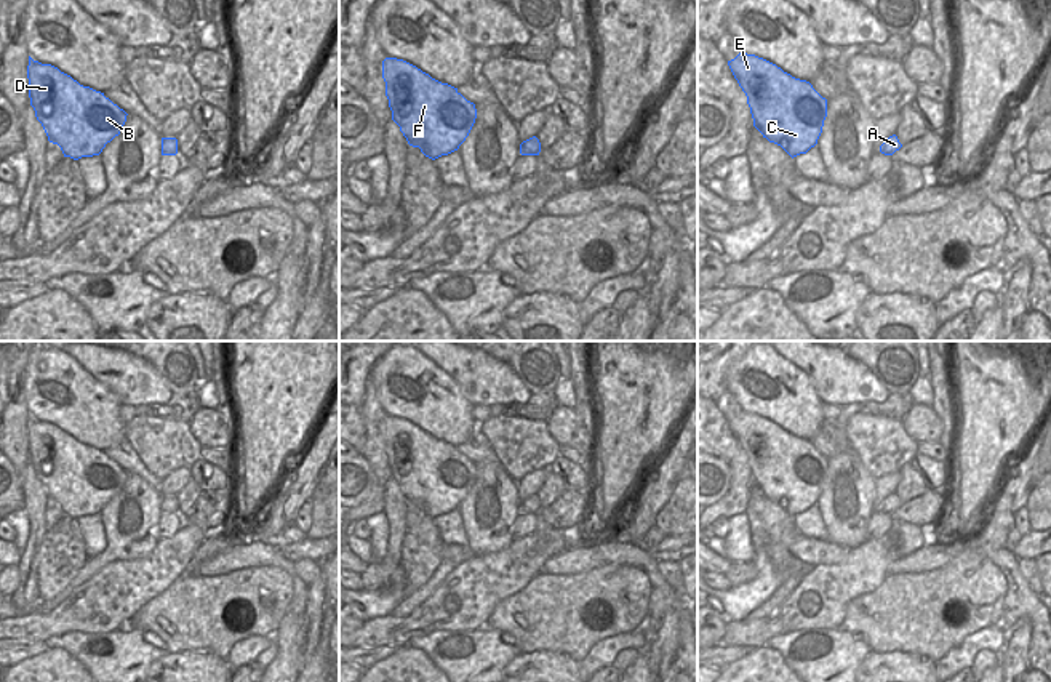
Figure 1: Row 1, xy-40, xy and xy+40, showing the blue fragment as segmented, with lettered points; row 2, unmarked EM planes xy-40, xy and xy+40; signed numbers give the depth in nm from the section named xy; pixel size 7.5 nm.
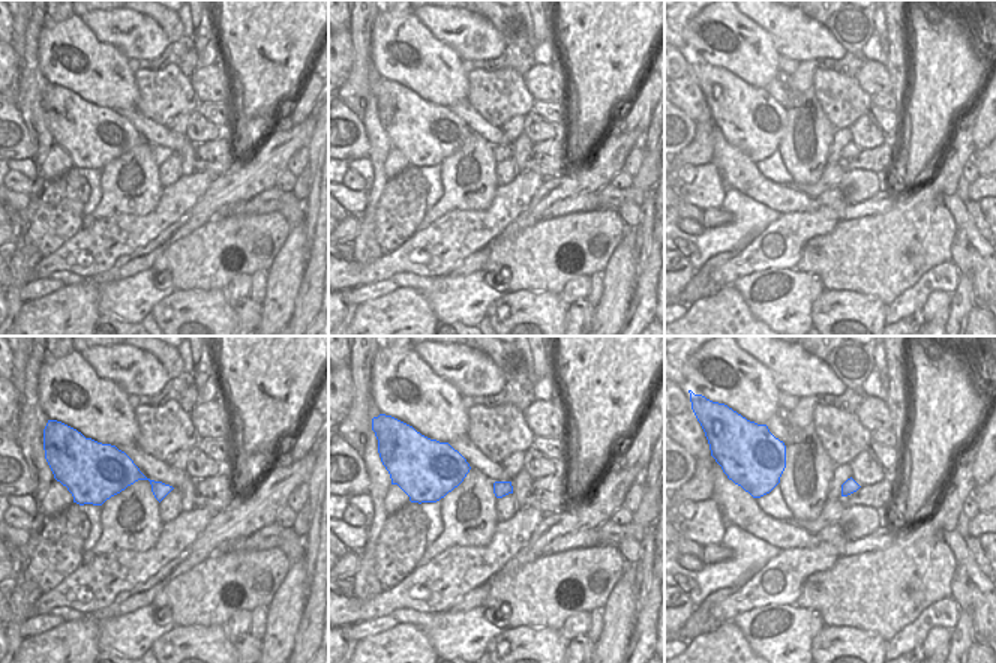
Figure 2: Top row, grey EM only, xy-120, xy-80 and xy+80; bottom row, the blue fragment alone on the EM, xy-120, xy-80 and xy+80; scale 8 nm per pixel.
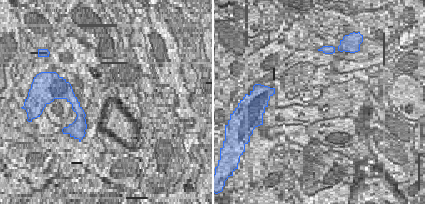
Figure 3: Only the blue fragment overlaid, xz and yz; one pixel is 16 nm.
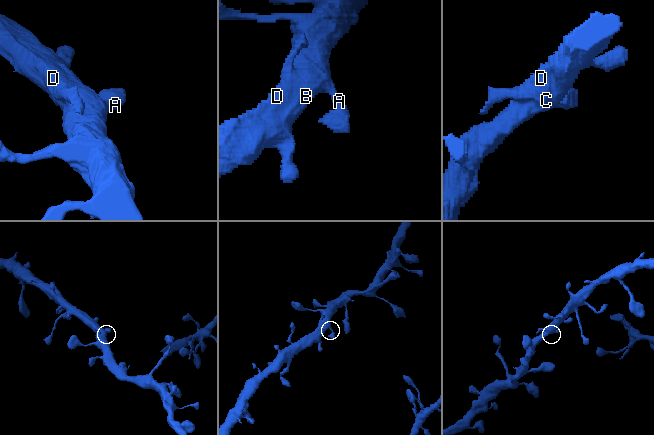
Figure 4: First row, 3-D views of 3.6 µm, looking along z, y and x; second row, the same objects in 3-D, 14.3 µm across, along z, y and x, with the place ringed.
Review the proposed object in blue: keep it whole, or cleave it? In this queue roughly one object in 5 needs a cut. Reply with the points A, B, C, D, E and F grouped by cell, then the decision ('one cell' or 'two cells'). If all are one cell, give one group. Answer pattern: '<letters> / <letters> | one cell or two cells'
A B C D E F | one cell

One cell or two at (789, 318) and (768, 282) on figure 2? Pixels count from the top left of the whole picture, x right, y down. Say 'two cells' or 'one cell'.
one cell

